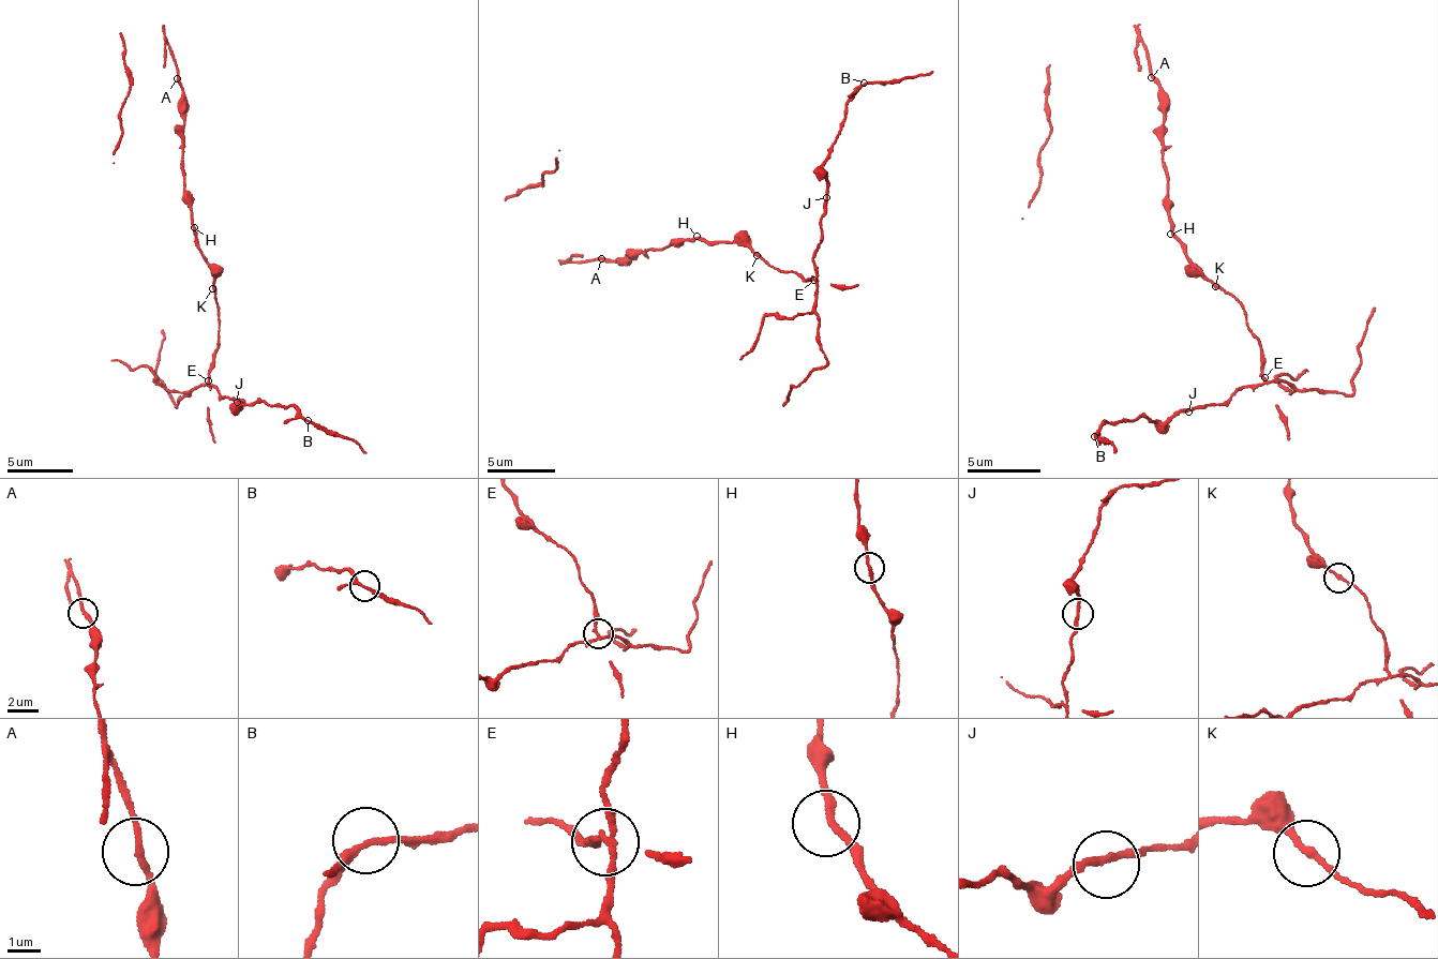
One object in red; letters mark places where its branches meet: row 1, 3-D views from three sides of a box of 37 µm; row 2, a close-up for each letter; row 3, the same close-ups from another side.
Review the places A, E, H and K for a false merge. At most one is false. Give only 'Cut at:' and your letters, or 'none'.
Cut at: E

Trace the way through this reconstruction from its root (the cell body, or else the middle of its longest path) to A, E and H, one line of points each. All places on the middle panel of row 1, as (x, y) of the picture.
A: (710, 244), (695, 237), (655, 252), (650, 249), (615, 264), (601, 258)
E: (710, 244), (736, 241), (775, 267), (788, 272), (792, 270), (800, 280), (807, 276), (812, 280)
H: (710, 244), (697, 236)

